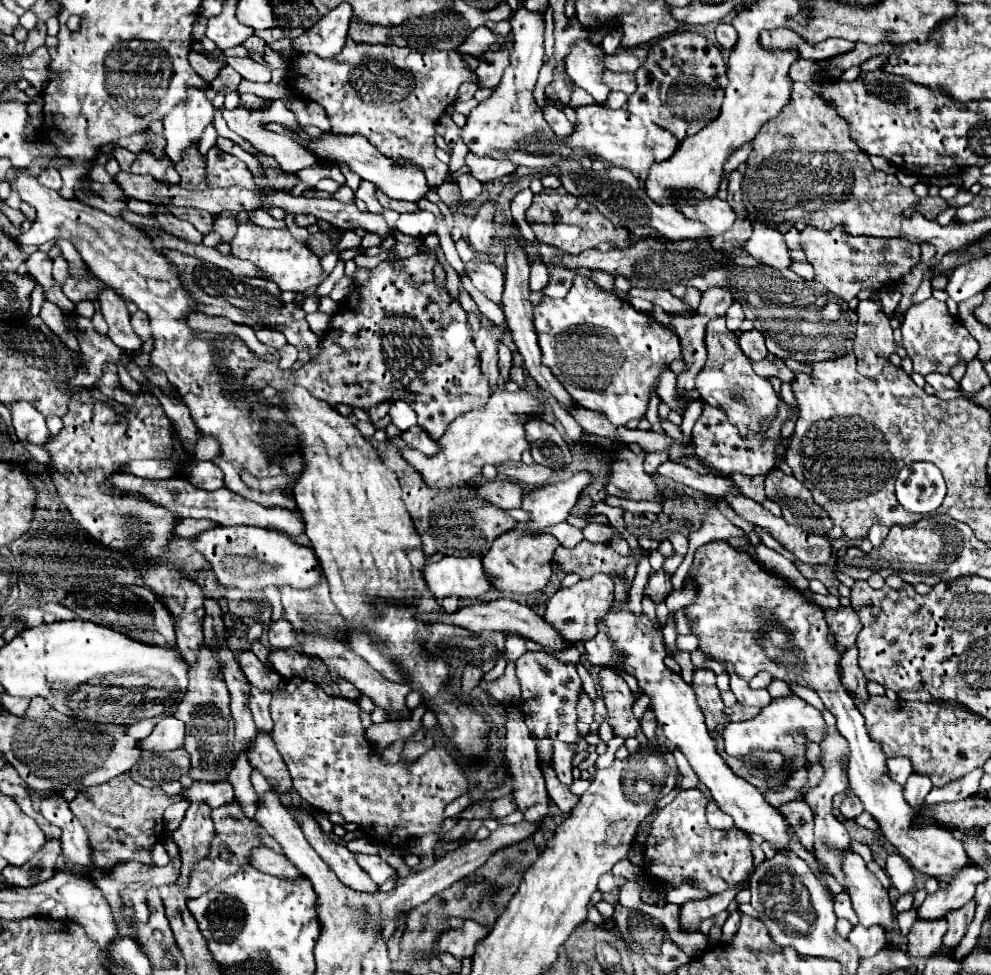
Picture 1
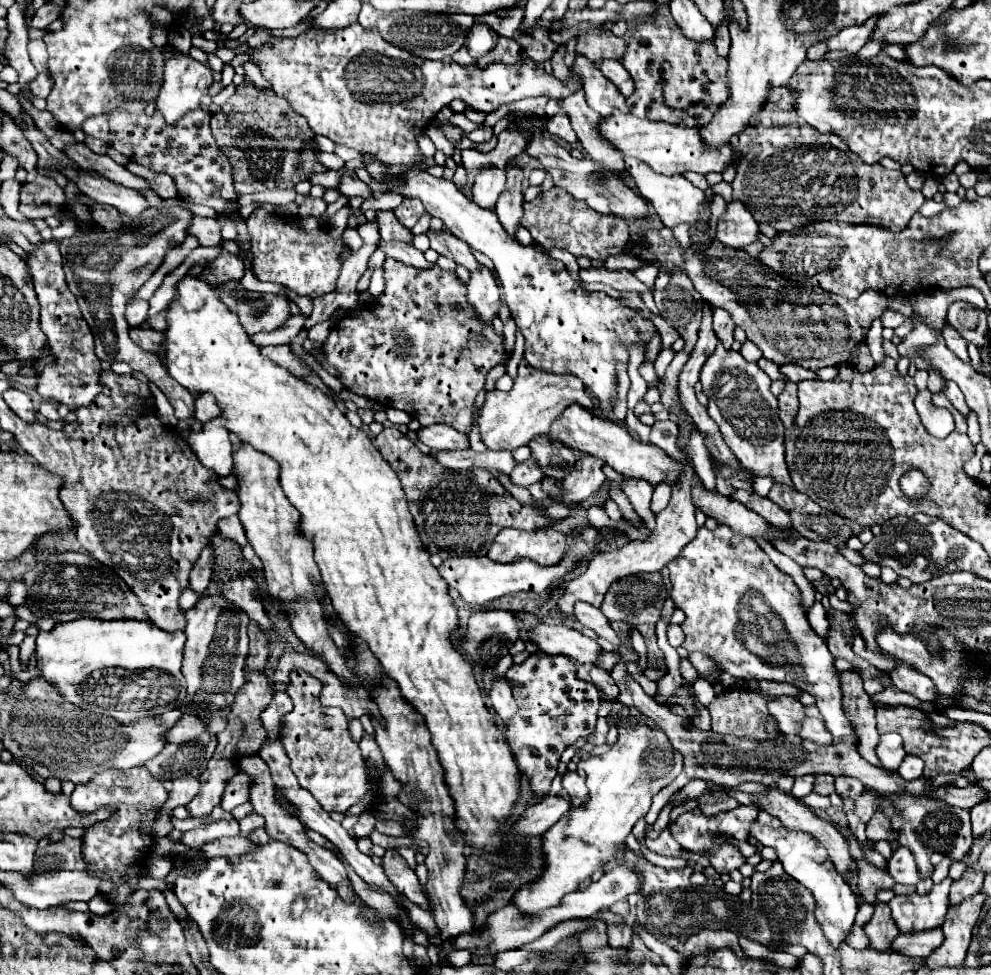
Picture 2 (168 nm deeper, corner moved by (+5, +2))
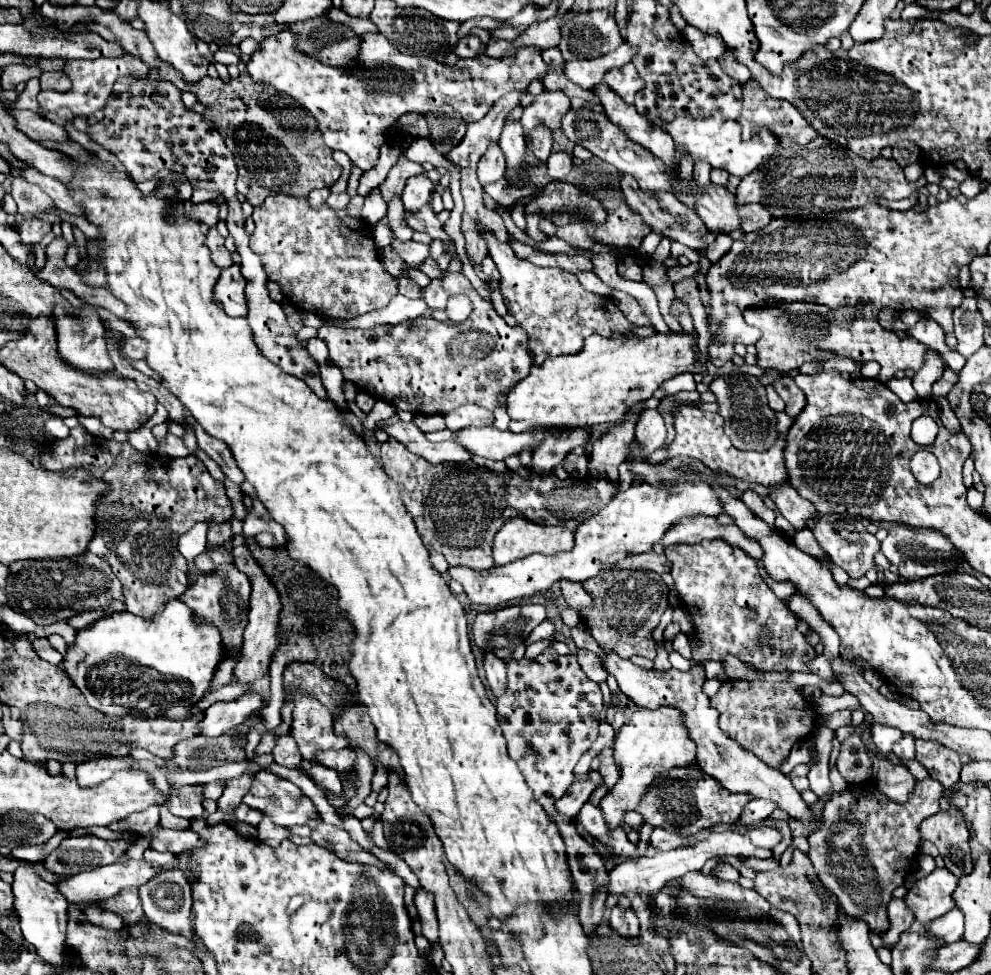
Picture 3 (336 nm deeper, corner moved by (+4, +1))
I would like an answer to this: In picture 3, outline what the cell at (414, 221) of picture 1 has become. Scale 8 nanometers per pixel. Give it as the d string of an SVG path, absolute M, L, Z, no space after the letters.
M419 174L419 176L413 176L407 180L407 186L403 190L403 206L405 206L405 212L407 214L417 214L421 206L427 204L429 200L429 194L431 194L431 180L425 176L425 174Z

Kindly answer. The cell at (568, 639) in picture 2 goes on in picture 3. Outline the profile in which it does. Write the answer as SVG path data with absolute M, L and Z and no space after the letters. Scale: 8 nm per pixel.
M605 652L605 656L599 658L603 668L615 676L621 692L637 706L647 708L647 710L659 710L663 706L675 708L681 714L681 722L689 732L689 738L695 742L697 746L697 754L695 754L695 762L699 764L699 768L717 778L723 788L727 788L733 794L747 794L749 798L757 800L757 798L765 798L771 800L773 804L777 804L779 810L787 812L791 818L795 818L797 822L809 826L813 822L817 822L813 818L813 810L807 806L807 802L801 798L801 794L793 788L791 780L777 768L767 766L763 760L759 760L757 756L743 752L741 746L733 744L733 740L729 740L719 724L717 724L717 710L711 708L709 698L703 694L701 686L705 682L705 672L703 666L693 666L691 672L681 672L681 670L667 670L667 672L659 672L659 670L645 670L639 668L635 664L631 664L629 660L619 658L615 652Z

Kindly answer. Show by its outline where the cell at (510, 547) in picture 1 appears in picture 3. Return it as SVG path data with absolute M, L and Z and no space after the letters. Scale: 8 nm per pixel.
M509 520L493 540L495 564L509 564L533 552L545 556L565 554L573 548L573 532L561 526L541 526L529 520Z

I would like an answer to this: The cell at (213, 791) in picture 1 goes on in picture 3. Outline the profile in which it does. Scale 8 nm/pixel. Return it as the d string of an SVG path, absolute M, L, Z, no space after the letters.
M265 770L253 774L253 784L243 802L261 810L283 828L305 824L309 816L317 816L311 800L305 798L295 784Z

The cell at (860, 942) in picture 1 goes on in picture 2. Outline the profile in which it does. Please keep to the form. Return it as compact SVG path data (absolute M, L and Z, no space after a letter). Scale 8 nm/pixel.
M880 901L874 905L874 915L870 923L864 927L864 931L870 939L870 947L876 951L888 949L892 945L892 939L900 933L900 929L896 927L896 921L890 915L890 907Z

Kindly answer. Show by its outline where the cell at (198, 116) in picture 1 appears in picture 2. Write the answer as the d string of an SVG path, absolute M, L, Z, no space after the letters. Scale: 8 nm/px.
M176 53L176 55L168 55L166 63L164 63L164 75L162 75L162 89L160 95L156 99L156 109L164 115L166 123L176 123L182 115L186 115L188 111L194 111L200 107L200 97L208 95L208 87L214 83L212 79L212 71L200 63L194 61L188 53Z

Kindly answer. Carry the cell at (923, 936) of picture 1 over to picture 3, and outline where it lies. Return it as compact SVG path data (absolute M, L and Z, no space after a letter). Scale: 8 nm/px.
M935 868L927 878L917 880L903 900L917 922L929 924L953 908L951 894L955 886L957 878L947 868Z

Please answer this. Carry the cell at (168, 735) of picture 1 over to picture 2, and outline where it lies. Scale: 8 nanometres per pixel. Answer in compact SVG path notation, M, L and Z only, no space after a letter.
M182 715L182 719L166 733L168 743L188 743L206 731L204 723L196 715Z

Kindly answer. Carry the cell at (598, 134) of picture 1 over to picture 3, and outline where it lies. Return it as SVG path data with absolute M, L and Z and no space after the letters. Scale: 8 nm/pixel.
M675 118L673 122L661 124L661 128L673 138L677 148L685 148L691 160L707 160L713 168L727 170L733 176L747 176L757 166L761 166L777 146L777 138L769 130L753 132L751 140L741 140L741 126L733 120L693 120L693 118Z

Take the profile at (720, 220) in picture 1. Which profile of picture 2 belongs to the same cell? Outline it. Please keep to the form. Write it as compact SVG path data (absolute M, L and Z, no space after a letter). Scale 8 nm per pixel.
M626 159L626 171L630 173L630 177L634 179L640 195L652 203L654 211L658 213L660 221L666 227L674 227L678 223L690 223L696 225L696 215L700 213L700 207L704 205L704 191L694 187L684 175L676 173L676 175L660 175L656 171L652 171L646 163L640 163L640 159Z

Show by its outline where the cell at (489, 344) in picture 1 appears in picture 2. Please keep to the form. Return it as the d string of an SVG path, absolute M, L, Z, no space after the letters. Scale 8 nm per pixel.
M488 267L472 271L468 281L468 301L476 307L476 313L484 321L492 321L498 315L500 303L500 285L494 281Z

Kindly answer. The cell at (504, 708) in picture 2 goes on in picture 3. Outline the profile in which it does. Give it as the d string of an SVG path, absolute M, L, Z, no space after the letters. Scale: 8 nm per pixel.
M485 654L485 676L489 682L489 688L493 696L503 696L507 690L507 674L505 674L505 662L497 656Z

